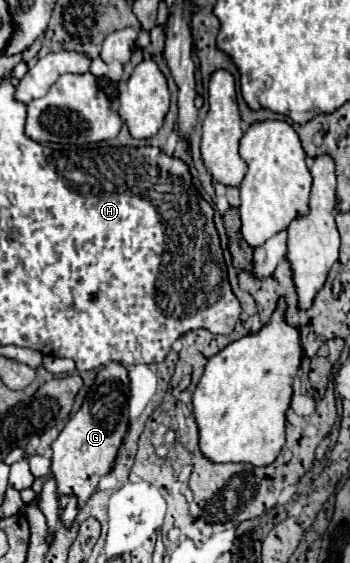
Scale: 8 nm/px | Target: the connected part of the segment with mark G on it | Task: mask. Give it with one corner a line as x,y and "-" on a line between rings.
111,361
103,369
99,369
95,383
87,391
87,397
81,409
71,415
65,423
59,437
53,441
53,459
51,473
57,479
59,495
77,495
79,507
91,497
97,489
99,479
111,469
123,437
127,433
127,399
129,399
129,375
127,369

